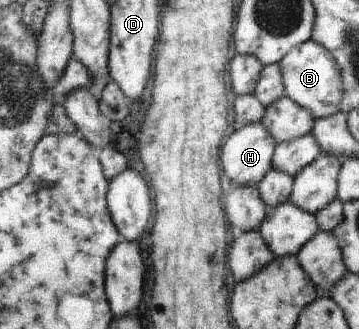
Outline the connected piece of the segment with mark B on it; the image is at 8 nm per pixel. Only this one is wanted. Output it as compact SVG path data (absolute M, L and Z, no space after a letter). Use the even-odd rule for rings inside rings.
M310 38L298 47L293 47L278 64L285 85L285 95L311 112L315 121L340 111L343 79L335 59L325 47Z

